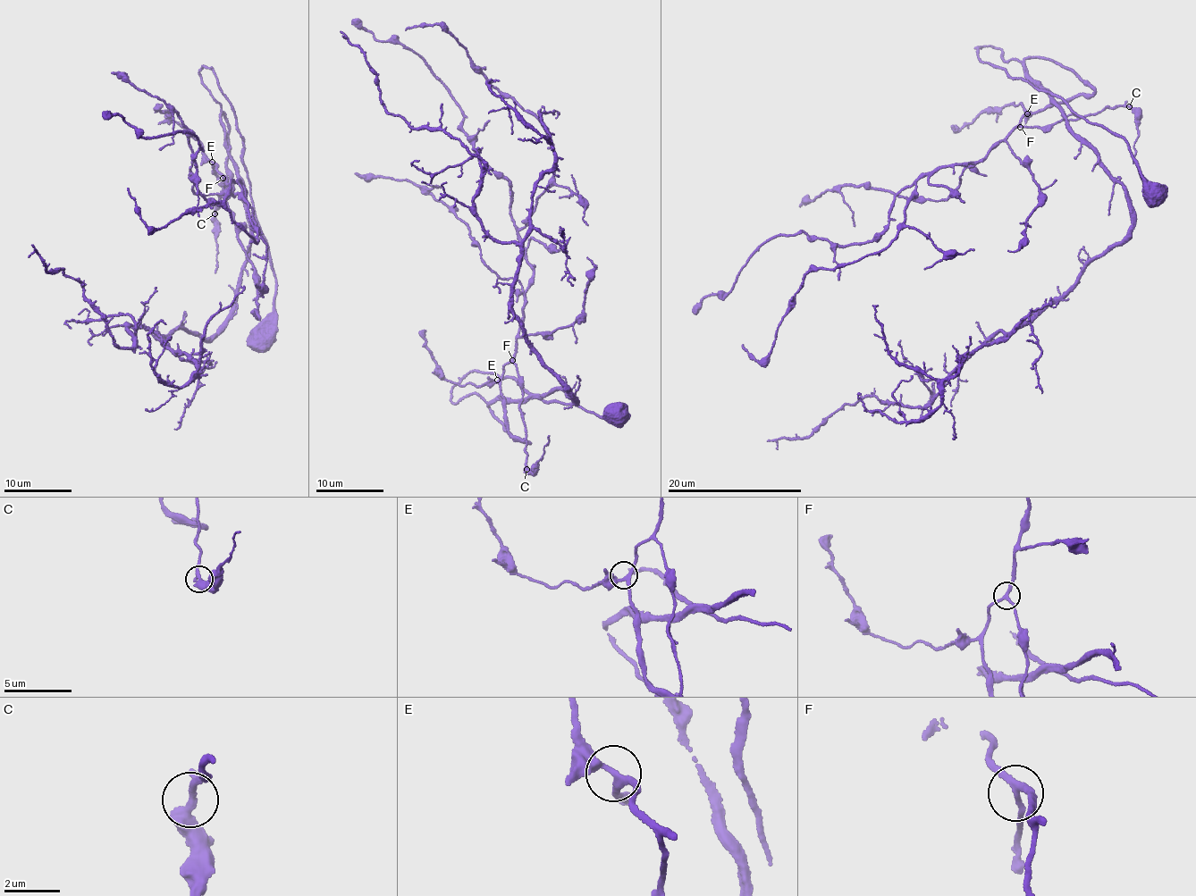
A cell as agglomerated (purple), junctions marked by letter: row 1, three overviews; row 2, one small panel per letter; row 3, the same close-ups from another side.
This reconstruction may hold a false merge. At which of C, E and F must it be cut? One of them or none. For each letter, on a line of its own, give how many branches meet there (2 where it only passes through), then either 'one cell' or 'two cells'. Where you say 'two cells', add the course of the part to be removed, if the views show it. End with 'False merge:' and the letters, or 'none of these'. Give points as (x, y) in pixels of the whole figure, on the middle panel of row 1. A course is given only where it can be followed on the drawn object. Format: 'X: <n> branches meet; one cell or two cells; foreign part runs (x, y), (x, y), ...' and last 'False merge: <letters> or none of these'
C: 3 branches meet; one cell
E: 3 branches meet; one cell
F: 3 branches meet; one cell
False merge: none of these

